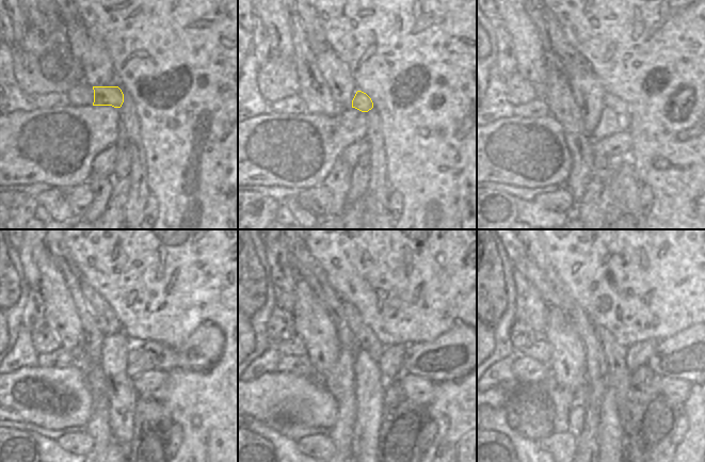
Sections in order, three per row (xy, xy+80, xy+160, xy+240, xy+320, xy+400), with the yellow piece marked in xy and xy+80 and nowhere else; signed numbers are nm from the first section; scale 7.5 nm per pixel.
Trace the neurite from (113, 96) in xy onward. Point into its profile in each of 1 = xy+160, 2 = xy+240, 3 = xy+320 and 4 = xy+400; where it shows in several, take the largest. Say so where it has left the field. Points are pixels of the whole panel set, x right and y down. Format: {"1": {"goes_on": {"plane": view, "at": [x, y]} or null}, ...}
{"1": {"goes_on": {"plane": "xy+160", "at": [619, 106]}}, "2": {"goes_on": {"plane": "xy+240", "at": [202, 355]}}, "3": {"goes_on": {"plane": "xy+320", "at": [450, 355]}}, "4": {"goes_on": {"plane": "xy+400", "at": [690, 356]}}}

